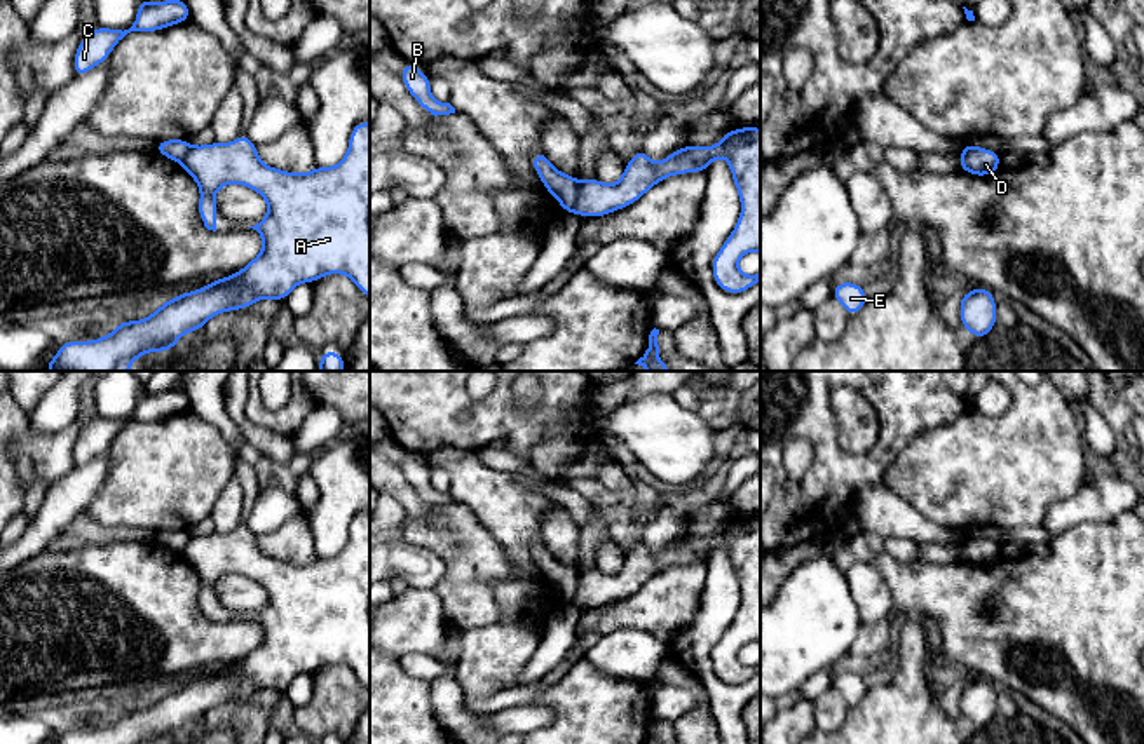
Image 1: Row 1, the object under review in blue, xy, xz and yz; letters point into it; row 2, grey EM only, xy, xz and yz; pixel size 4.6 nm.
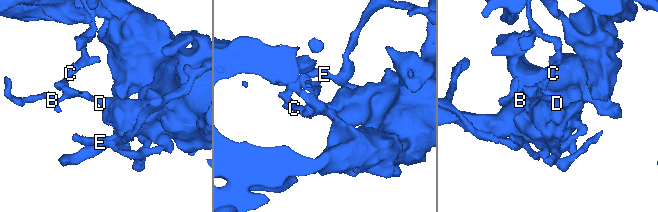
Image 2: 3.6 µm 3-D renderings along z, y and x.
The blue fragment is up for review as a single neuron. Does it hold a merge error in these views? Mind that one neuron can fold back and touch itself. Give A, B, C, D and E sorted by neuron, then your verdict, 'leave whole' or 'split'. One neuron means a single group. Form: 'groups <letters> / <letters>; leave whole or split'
groups A D / B C E; split

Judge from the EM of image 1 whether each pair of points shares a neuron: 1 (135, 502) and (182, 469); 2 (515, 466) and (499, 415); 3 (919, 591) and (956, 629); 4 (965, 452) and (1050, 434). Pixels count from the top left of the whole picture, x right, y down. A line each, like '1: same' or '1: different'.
1: same
2: different
3: same
4: same

